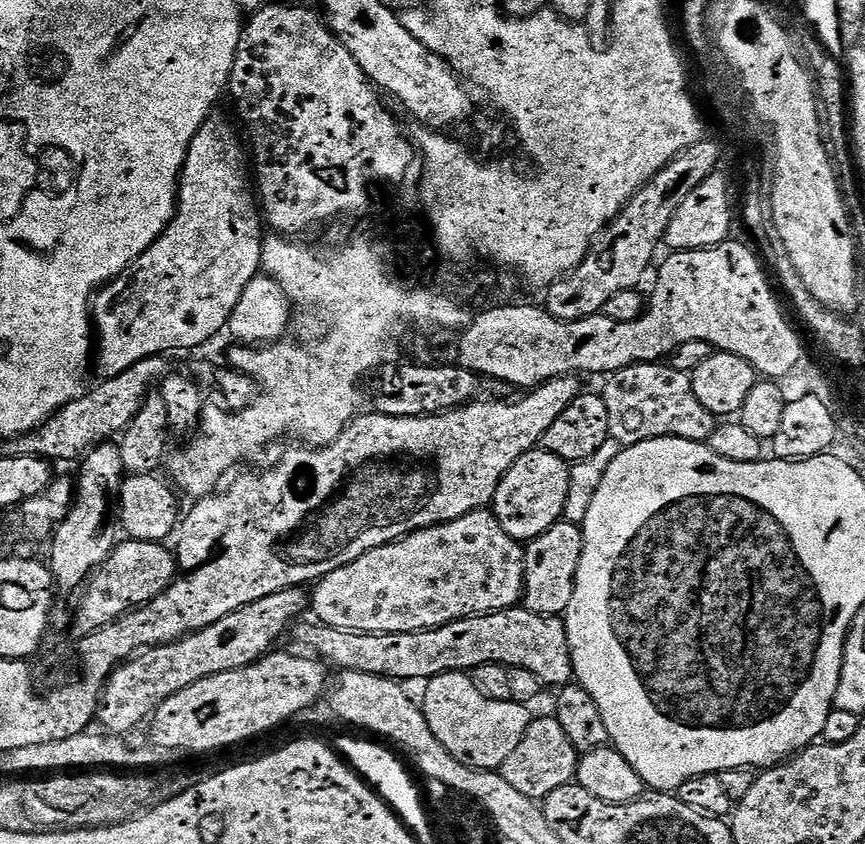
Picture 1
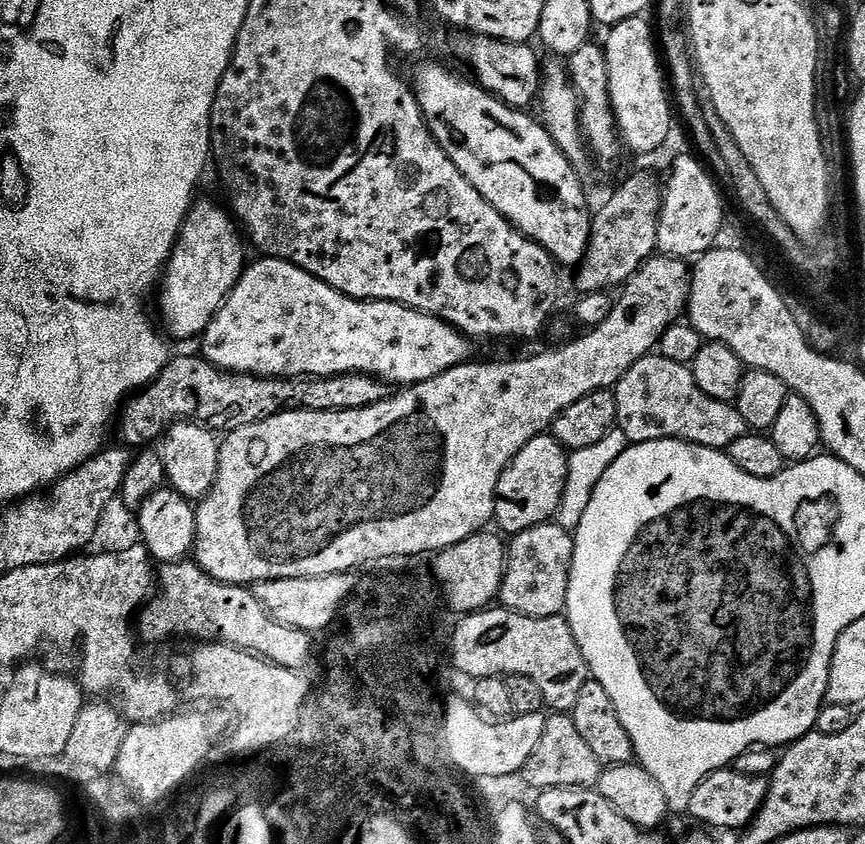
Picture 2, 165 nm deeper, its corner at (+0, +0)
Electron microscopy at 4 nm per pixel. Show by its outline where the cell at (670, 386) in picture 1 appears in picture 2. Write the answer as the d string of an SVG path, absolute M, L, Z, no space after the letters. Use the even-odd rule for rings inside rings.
M649 354L634 362L634 366L630 366L630 370L626 370L626 374L617 382L614 395L616 427L620 428L626 440L632 444L645 444L655 440L684 440L687 444L697 444L703 448L726 450L750 431L735 403L710 398L710 394L706 394L698 386L689 365L670 362L670 358L659 354Z

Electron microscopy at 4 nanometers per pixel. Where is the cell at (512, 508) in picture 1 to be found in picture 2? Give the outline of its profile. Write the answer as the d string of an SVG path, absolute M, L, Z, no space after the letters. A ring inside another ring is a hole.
M541 434L517 454L498 478L494 524L501 533L525 532L557 515L566 486L569 453L551 434Z

